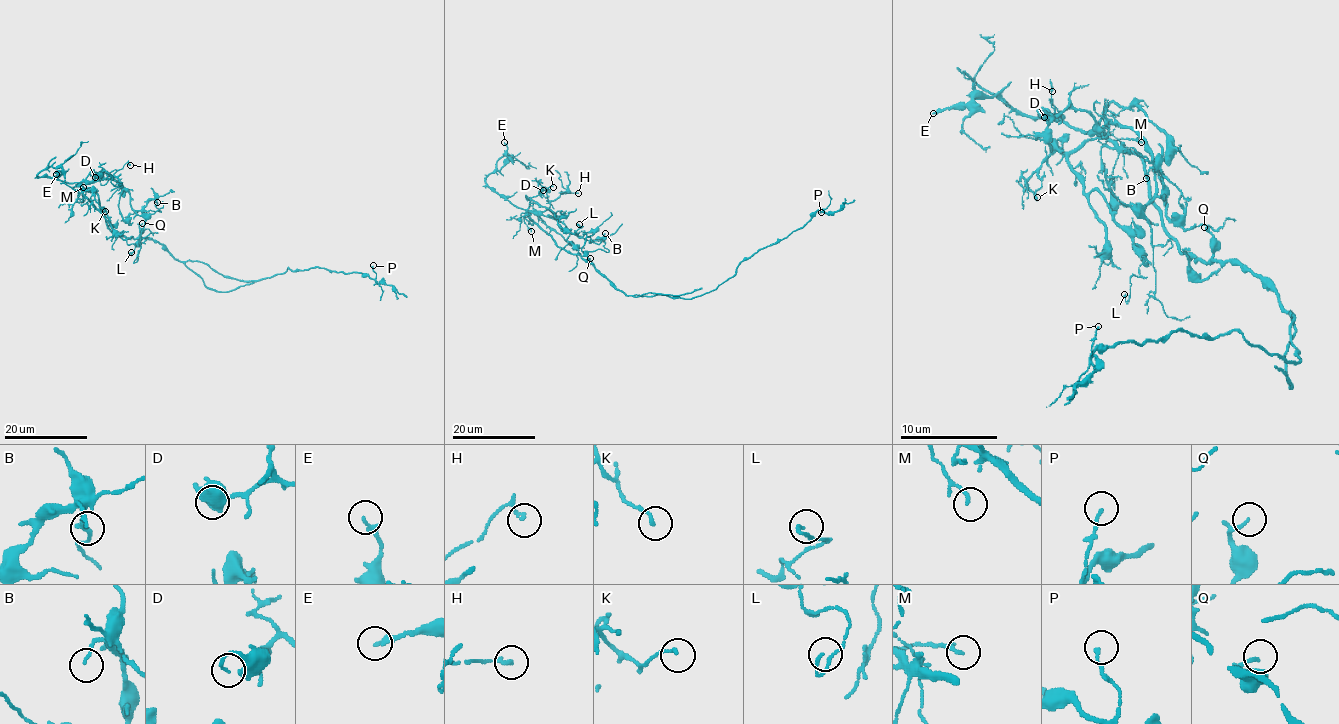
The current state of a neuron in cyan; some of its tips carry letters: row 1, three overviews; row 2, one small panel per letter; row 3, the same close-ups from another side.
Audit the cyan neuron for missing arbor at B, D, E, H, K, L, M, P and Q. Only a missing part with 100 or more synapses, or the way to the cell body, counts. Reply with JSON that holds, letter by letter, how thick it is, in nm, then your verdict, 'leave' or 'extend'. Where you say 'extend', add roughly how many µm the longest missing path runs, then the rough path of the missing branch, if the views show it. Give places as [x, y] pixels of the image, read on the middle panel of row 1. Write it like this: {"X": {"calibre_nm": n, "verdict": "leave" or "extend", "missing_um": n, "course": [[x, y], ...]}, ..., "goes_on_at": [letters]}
{"B": {"calibre_nm": 130, "verdict": "leave"}, "D": {"calibre_nm": 110, "verdict": "leave"}, "E": {"calibre_nm": 220, "verdict": "leave"}, "H": {"calibre_nm": 130, "verdict": "leave"}, "K": {"calibre_nm": 160, "verdict": "leave"}, "L": {"calibre_nm": 120, "verdict": "leave"}, "M": {"calibre_nm": 130, "verdict": "leave"}, "P": {"calibre_nm": 130, "verdict": "leave"}, "Q": {"calibre_nm": 90, "verdict": "leave"}, "goes_on_at": []}

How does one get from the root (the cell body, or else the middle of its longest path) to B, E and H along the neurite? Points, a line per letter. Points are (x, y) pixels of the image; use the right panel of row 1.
B: (1275, 294), (1251, 270), (1183, 253), (1144, 161), (1098, 130), (1144, 142), (1163, 195), (1153, 168), (1146, 178)
E: (1275, 294), (1251, 270), (1183, 253), (1151, 197), (1144, 161), (1110, 139), (1018, 113), (998, 93), (933, 113)
H: (1275, 294), (1251, 270), (1183, 253), (1144, 161), (1086, 110), (1069, 103), (1056, 115), (1052, 91)

